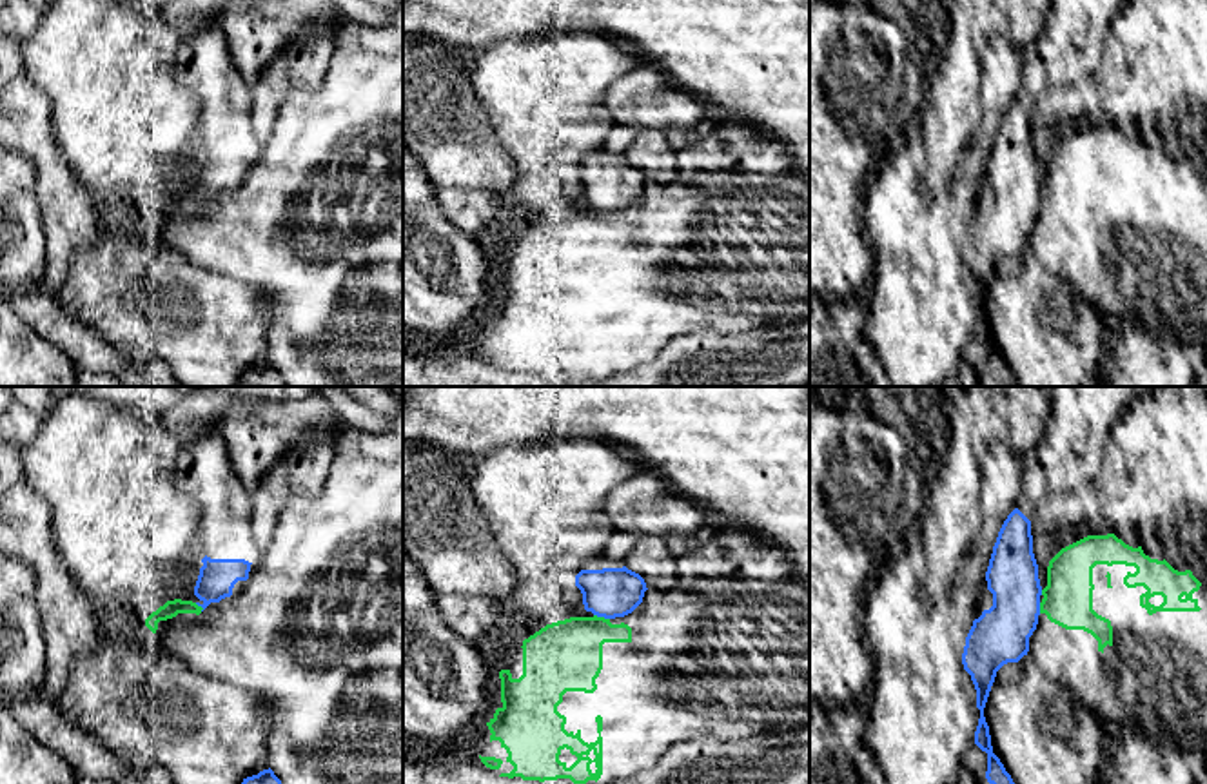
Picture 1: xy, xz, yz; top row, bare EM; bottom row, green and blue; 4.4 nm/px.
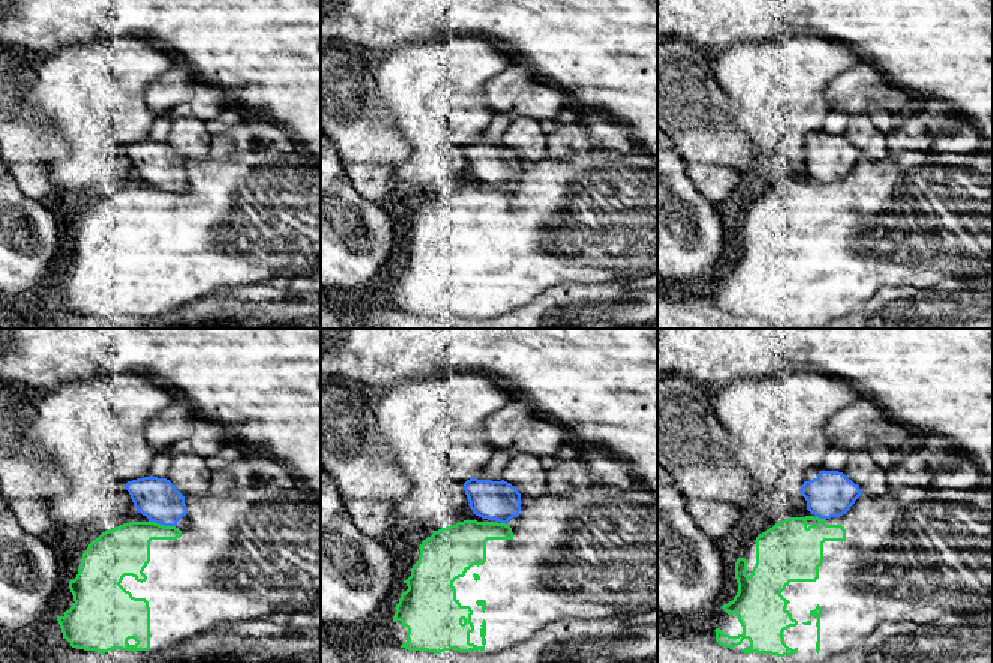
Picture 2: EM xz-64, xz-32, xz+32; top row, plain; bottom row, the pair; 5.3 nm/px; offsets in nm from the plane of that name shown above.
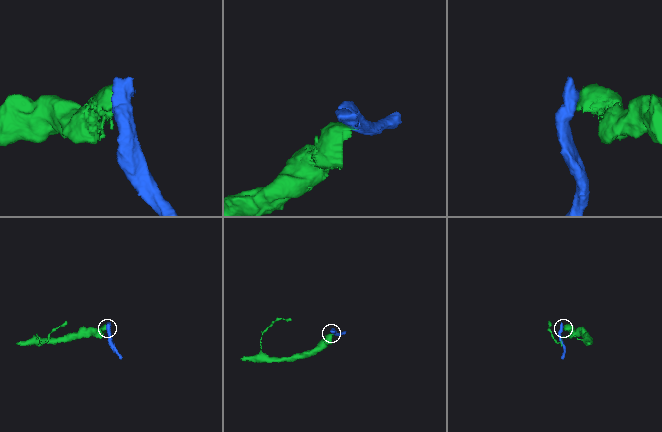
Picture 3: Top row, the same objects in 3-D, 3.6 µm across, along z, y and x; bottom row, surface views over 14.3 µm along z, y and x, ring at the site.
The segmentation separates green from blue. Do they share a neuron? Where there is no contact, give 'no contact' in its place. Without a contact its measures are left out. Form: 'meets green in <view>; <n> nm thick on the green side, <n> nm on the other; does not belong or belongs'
meets green in xz; 320 nm thick on the green side, 220 nm on the other; does not belong

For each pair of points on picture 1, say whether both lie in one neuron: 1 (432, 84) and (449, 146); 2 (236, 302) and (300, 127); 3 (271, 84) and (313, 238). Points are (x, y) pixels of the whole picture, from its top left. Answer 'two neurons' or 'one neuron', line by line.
1: one neuron
2: two neurons
3: two neurons

